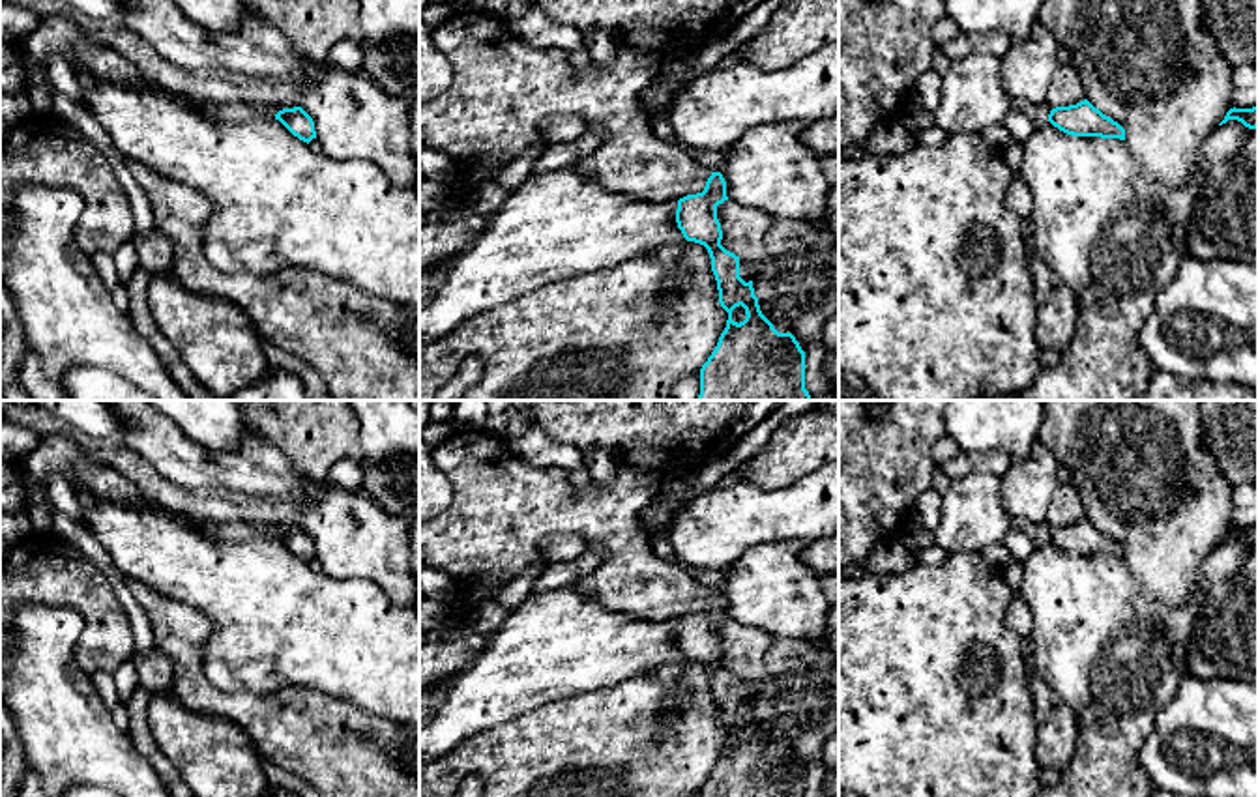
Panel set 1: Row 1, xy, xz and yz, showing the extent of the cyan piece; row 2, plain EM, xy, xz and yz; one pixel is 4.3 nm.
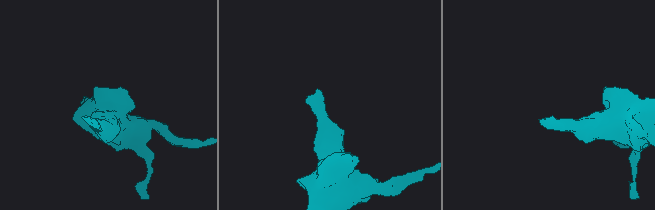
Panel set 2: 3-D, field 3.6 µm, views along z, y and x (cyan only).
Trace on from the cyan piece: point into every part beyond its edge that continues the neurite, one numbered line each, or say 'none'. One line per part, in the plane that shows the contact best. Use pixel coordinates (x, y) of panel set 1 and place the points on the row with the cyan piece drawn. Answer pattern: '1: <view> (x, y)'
1: xz (502, 86)

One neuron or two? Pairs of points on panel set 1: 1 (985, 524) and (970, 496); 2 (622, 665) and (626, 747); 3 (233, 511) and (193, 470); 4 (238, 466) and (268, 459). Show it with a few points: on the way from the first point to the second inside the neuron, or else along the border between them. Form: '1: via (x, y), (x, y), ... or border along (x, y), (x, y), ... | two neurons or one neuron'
1: via (978, 517), (972, 511), (972, 504) | one neuron
2: border along (663, 665), (624, 681), (586, 691), (581, 696) | two neurons
3: border along (175, 485), (219, 496) | two neurons
4: via (246, 466), (261, 461) | one neuron

